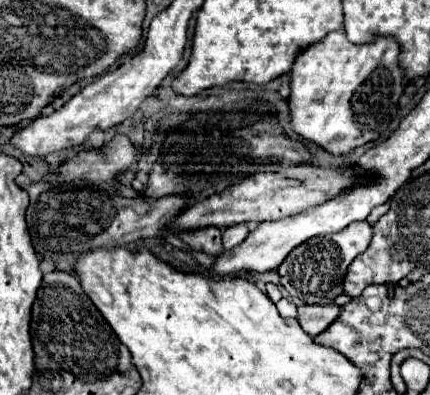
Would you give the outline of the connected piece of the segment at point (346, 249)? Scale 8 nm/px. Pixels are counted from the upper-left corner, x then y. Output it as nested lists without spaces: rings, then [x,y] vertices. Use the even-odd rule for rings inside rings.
[[[363,220],[363,224],[351,224],[351,228],[343,228],[343,232],[333,232],[331,236],[315,236],[315,240],[307,240],[307,244],[299,244],[291,256],[279,266],[281,284],[293,298],[301,298],[307,304],[333,302],[339,294],[343,294],[343,280],[351,266],[351,262],[367,250],[371,242],[371,226]]]

